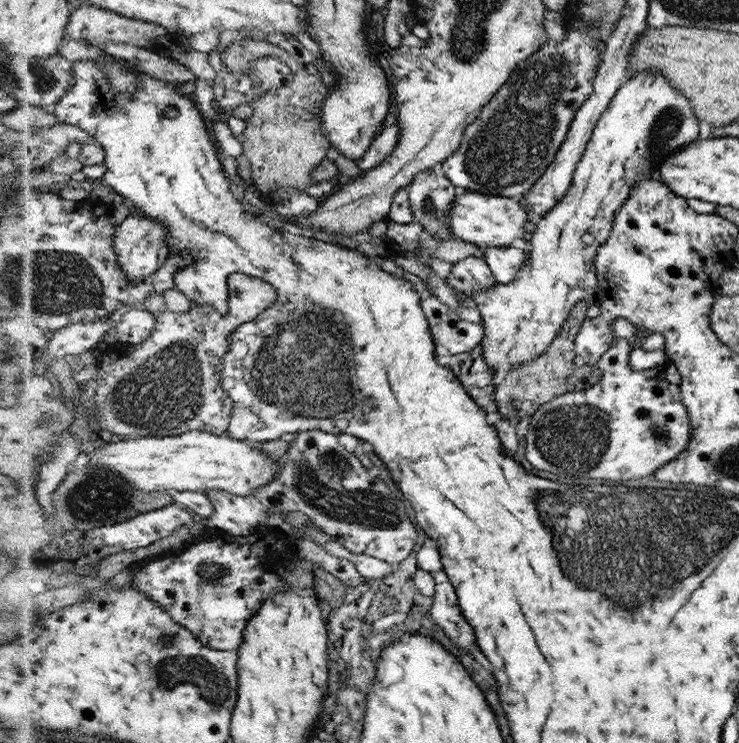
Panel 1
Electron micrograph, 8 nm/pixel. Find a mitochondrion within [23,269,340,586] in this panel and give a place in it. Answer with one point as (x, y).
(170, 389)

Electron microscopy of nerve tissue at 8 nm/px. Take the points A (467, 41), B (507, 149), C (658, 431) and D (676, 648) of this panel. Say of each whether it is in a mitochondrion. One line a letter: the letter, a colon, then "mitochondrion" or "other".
A: mitochondrion
B: mitochondrion
C: mitochondrion
D: other

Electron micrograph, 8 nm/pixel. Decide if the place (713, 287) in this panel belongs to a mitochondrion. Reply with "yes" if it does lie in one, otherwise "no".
no

